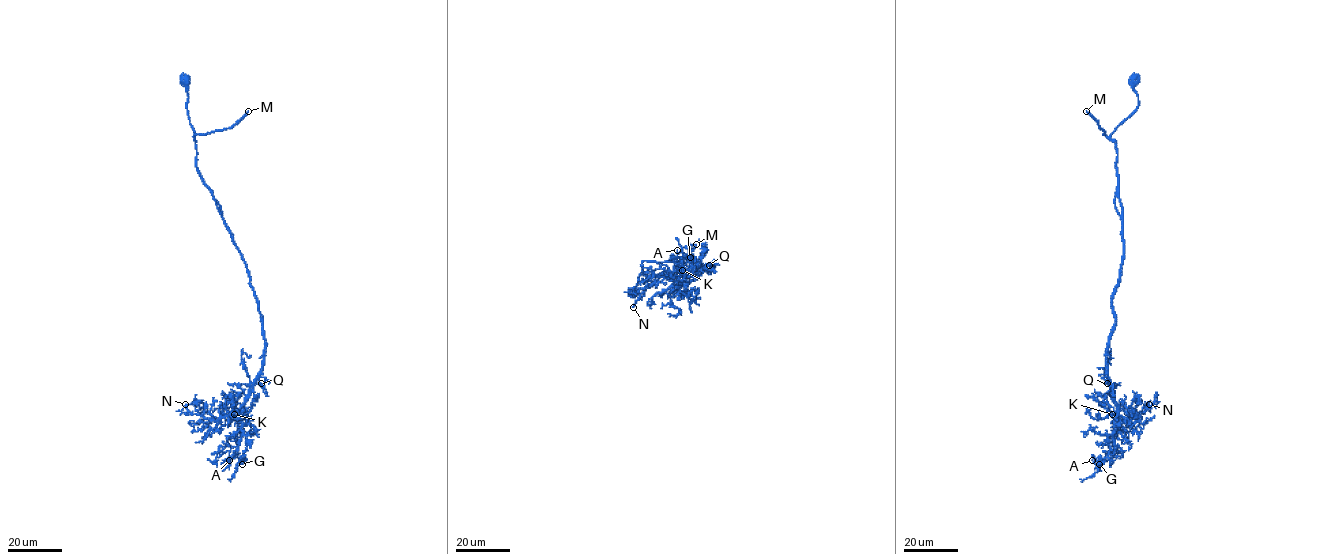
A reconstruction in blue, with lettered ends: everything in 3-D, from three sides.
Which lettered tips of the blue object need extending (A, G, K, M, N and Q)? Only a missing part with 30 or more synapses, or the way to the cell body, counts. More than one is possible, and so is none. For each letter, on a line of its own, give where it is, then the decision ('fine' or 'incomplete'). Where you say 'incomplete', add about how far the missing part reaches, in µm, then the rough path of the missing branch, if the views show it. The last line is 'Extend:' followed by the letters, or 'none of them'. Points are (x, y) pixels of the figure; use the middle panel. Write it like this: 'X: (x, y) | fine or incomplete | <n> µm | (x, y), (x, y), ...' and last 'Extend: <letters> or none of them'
A: (677, 250) | fine
G: (690, 257) | fine
K: (682, 270) | fine
M: (696, 244) | incomplete | 100 µm | (696, 244), (705, 226), (707, 207), (687, 168), (661, 147), (632, 107), (606, 101), (613, 124)
N: (633, 307) | fine
Q: (709, 265) | fine
Extend: M

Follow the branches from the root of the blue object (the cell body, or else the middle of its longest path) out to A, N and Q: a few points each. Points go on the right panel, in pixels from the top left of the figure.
A: (1134, 80), (1138, 107), (1110, 136), (1123, 242), (1106, 358), (1118, 410), (1115, 447), (1100, 466), (1092, 460)
N: (1134, 80), (1138, 107), (1110, 136), (1123, 255), (1106, 377), (1118, 420), (1149, 404)
Q: (1134, 80), (1138, 107), (1110, 136), (1117, 152), (1123, 255), (1112, 299), (1114, 330), (1107, 350), (1107, 383)

